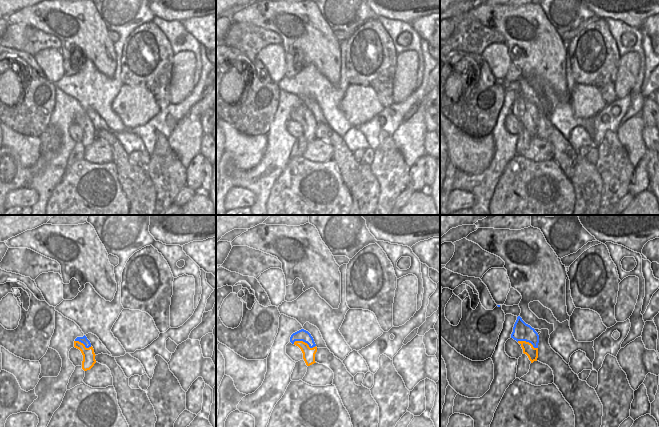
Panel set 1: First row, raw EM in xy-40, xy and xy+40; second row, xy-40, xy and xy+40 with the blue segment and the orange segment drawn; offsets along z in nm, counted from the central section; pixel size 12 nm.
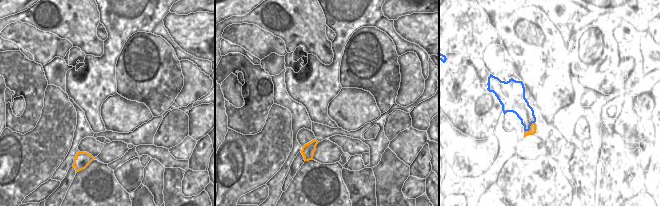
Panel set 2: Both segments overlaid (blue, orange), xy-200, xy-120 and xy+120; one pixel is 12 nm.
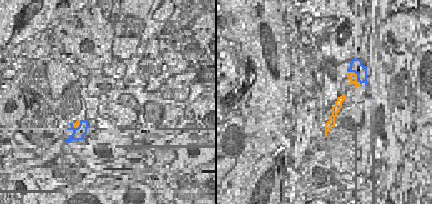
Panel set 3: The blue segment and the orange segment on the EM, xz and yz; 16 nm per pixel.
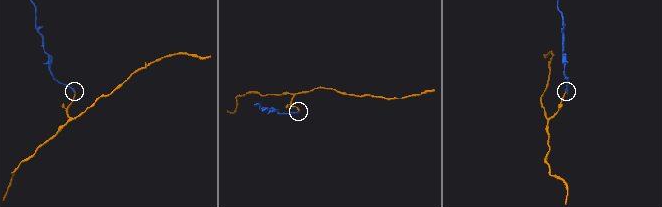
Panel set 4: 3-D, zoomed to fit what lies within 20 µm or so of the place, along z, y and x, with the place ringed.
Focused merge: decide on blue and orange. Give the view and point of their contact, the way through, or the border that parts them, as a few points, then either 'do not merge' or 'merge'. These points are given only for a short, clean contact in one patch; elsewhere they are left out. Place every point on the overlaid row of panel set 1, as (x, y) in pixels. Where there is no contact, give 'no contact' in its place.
xy (304, 341) | along xy (293, 342), (304, 341), (310, 347), (315, 346) | do not merge

